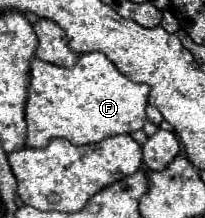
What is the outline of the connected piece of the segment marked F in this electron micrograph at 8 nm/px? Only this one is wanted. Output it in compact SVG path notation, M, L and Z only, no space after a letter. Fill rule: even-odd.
M101 52L81 54L77 64L71 68L33 58L29 70L29 98L25 104L25 144L29 148L45 148L53 138L65 138L75 146L93 144L107 136L131 134L141 130L145 124L149 86L131 82Z

